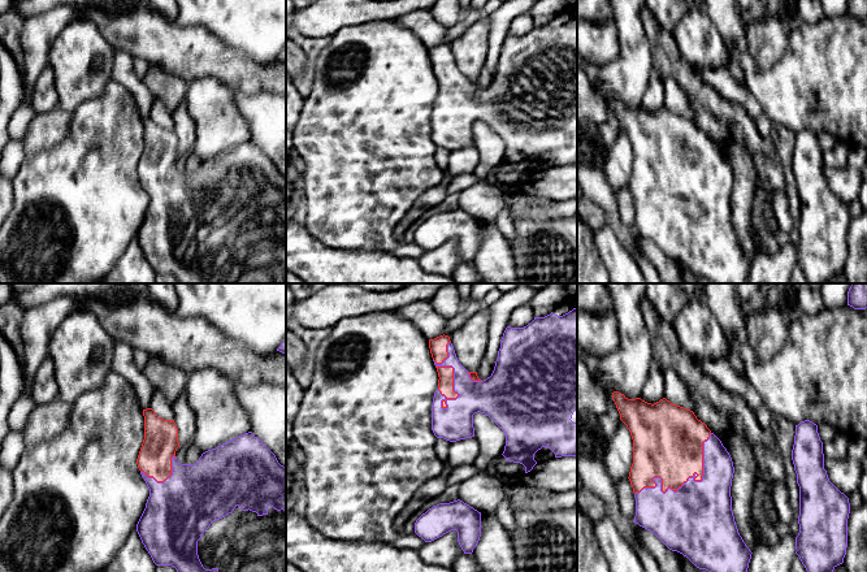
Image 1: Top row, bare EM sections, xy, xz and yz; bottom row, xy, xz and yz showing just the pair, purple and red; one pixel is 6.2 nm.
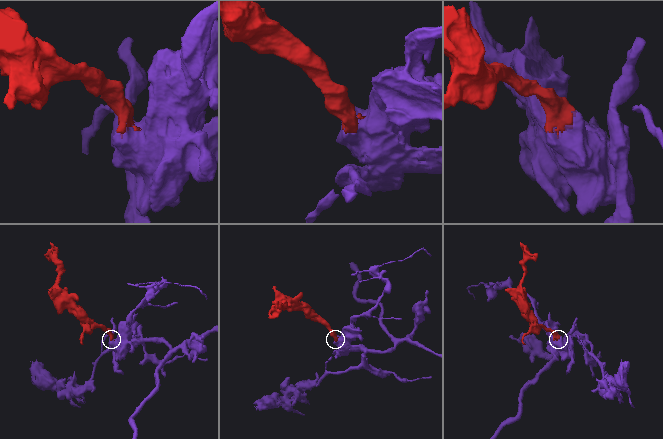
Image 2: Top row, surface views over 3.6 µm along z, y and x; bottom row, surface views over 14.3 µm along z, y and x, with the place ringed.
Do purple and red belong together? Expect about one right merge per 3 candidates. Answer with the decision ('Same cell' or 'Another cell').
Same cell

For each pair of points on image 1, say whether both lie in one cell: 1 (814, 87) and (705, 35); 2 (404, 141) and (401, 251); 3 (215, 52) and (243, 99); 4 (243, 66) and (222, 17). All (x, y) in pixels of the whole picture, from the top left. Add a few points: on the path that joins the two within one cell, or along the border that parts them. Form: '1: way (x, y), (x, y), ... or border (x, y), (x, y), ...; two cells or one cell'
1: border (711, 21), (731, 50); two cells
2: border (401, 241), (391, 251); two cells
3: border (269, 91), (256, 91), (252, 94), (233, 92); two cells
4: border (211, 31), (226, 44), (258, 61), (264, 61); two cells

